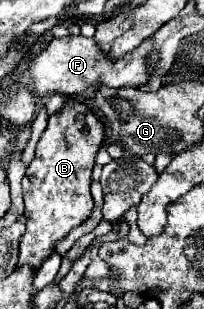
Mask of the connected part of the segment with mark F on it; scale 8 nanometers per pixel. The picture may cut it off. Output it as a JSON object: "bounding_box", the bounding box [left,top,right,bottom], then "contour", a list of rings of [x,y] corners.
{"bounding_box":[28,37,152,97],"contour":[[[62,37],[62,39],[52,39],[48,47],[30,59],[28,63],[28,73],[32,77],[34,85],[34,95],[36,97],[48,97],[52,93],[60,93],[64,97],[78,95],[84,87],[92,83],[102,83],[108,87],[138,87],[148,81],[148,69],[146,69],[146,55],[152,51],[152,43],[144,41],[136,51],[130,51],[124,55],[120,61],[110,61],[104,51],[96,45],[94,39],[88,37]]]}

